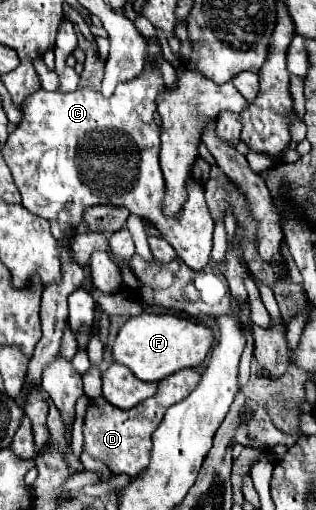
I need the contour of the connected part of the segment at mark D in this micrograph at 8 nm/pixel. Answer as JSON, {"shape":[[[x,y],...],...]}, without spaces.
{"shape":[[[180,369],[174,375],[166,377],[158,383],[158,391],[140,405],[132,409],[116,409],[104,397],[92,399],[84,417],[84,449],[100,459],[112,473],[126,473],[130,477],[138,475],[150,461],[150,435],[160,425],[166,409],[180,399],[184,399],[200,381],[200,373],[196,369]]]}

